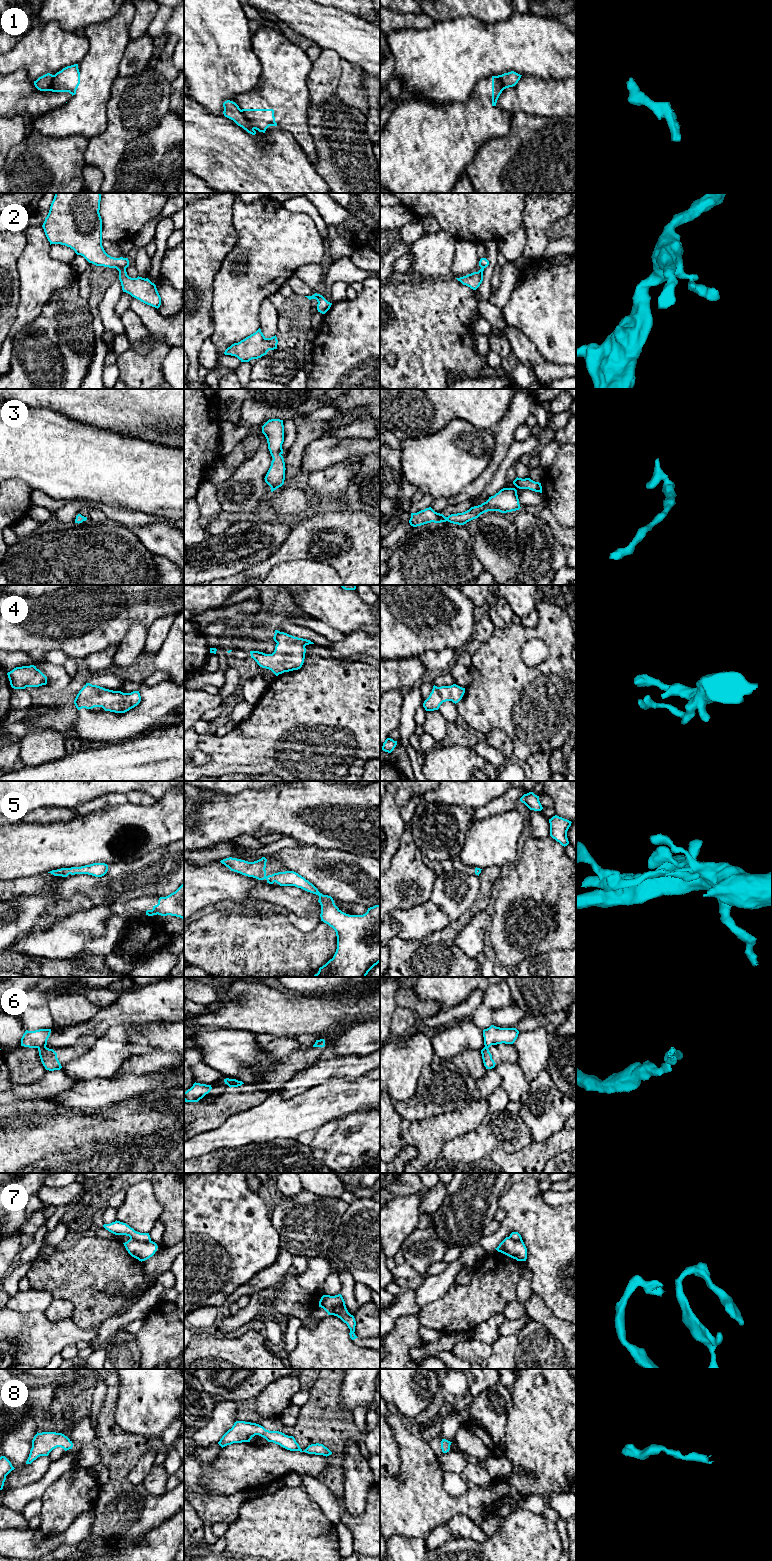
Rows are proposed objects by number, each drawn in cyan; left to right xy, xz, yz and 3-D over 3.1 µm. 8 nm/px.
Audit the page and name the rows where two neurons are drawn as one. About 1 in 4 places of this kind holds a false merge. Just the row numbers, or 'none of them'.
1, 2, 6, 7

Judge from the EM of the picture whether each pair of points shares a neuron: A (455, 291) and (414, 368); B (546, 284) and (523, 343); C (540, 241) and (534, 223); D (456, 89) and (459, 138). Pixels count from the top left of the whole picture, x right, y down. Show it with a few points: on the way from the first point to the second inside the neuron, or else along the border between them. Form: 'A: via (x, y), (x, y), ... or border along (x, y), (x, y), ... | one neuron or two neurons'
A: via (441, 310), (429, 322), (429, 342), (426, 349) | one neuron
B: border along (507, 327), (518, 329), (540, 354) | two neurons
C: via (538, 237), (536, 227) | one neuron
D: border along (475, 87), (465, 101), (442, 105), (433, 102) | two neurons

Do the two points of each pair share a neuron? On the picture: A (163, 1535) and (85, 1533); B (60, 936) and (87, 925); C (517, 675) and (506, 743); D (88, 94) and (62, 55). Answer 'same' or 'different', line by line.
A: different
B: same
C: different
D: different

